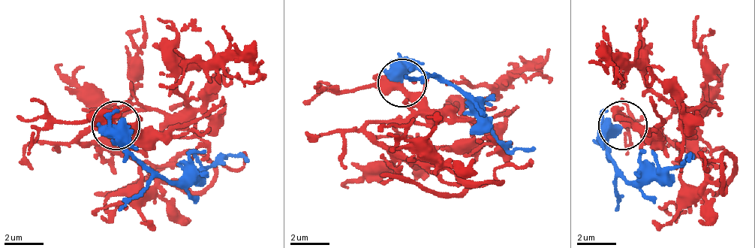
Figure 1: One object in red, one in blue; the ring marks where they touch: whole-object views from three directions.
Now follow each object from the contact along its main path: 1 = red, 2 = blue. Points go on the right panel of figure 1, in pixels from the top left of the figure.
1: (621, 126), (655, 141), (660, 126), (680, 102), (684, 116), (651, 88), (641, 68), (631, 58), (588, 63)
2: (621, 126), (607, 155), (631, 180), (660, 180), (684, 161)

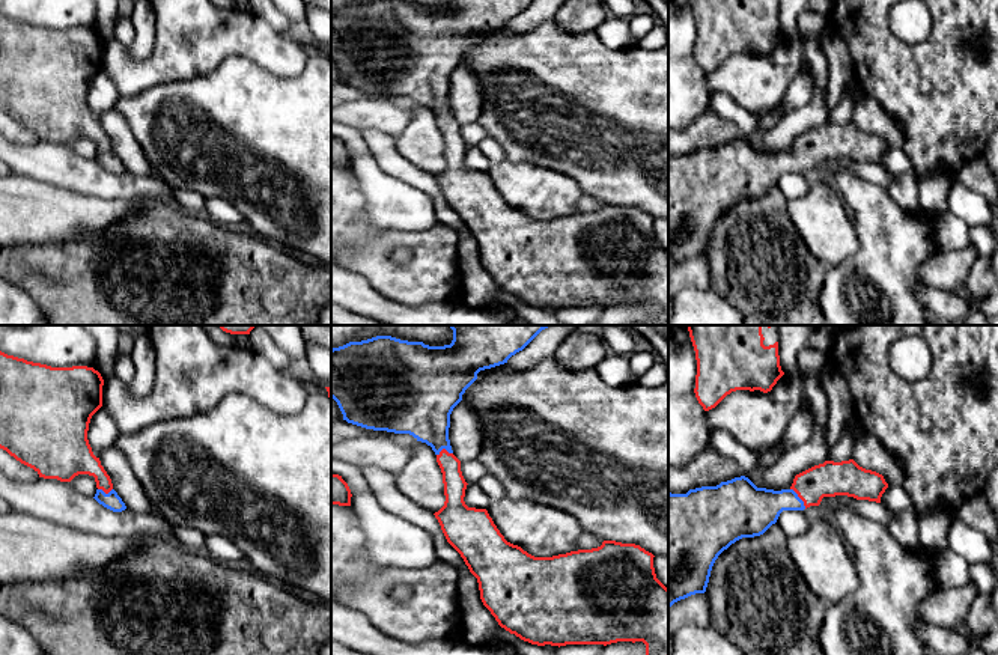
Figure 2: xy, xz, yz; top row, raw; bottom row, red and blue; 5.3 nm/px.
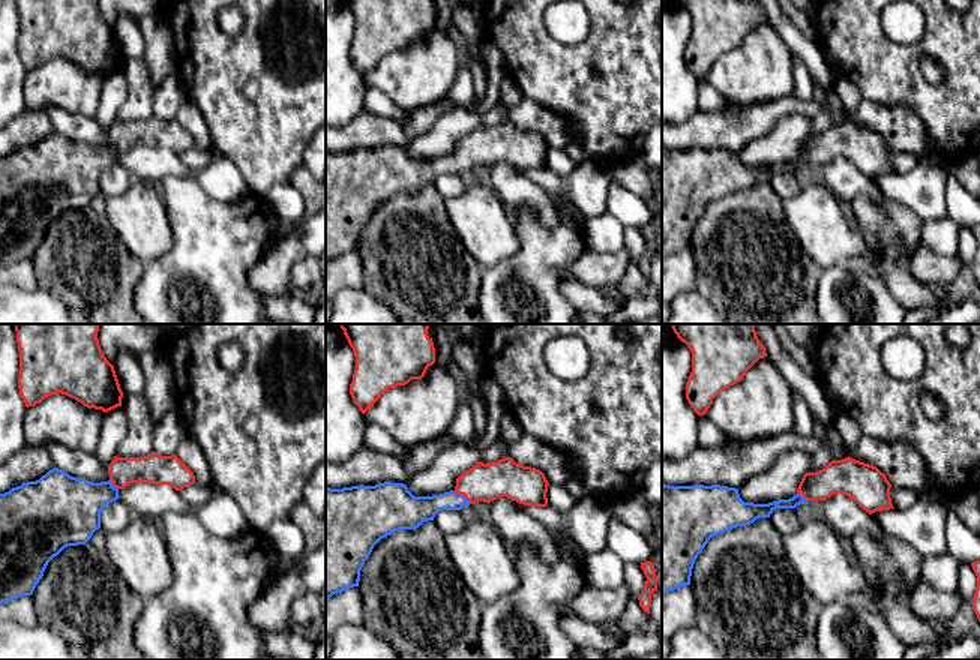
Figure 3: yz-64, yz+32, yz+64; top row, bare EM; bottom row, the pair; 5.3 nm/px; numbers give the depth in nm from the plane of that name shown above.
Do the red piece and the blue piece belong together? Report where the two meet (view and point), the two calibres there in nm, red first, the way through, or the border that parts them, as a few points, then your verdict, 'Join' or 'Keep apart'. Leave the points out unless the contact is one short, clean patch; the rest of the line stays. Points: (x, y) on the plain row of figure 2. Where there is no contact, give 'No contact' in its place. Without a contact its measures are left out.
Touches red at yz (800, 160). Thickness 190 nm (red) against 240 nm. Path across: yz (828, 142), (813, 146), (800, 160), (777, 163), (754, 172). Join

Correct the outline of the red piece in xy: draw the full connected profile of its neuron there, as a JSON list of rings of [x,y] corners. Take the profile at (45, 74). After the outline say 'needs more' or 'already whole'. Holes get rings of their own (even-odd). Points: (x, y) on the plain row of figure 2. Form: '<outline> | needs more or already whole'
[[[0,14],[0,111],[44,142],[71,145],[78,137],[93,139],[98,151],[93,161],[122,175],[126,169],[87,102],[90,81],[102,69],[102,48],[93,30],[51,30]]] | needs more

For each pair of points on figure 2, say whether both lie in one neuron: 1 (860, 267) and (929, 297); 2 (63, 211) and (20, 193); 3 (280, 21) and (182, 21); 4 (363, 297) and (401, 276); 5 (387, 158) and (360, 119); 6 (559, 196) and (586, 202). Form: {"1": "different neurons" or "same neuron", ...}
{"1": "different neurons", "2": "same neuron", "3": "different neurons", "4": "different neurons", "5": "different neurons", "6": "different neurons"}

